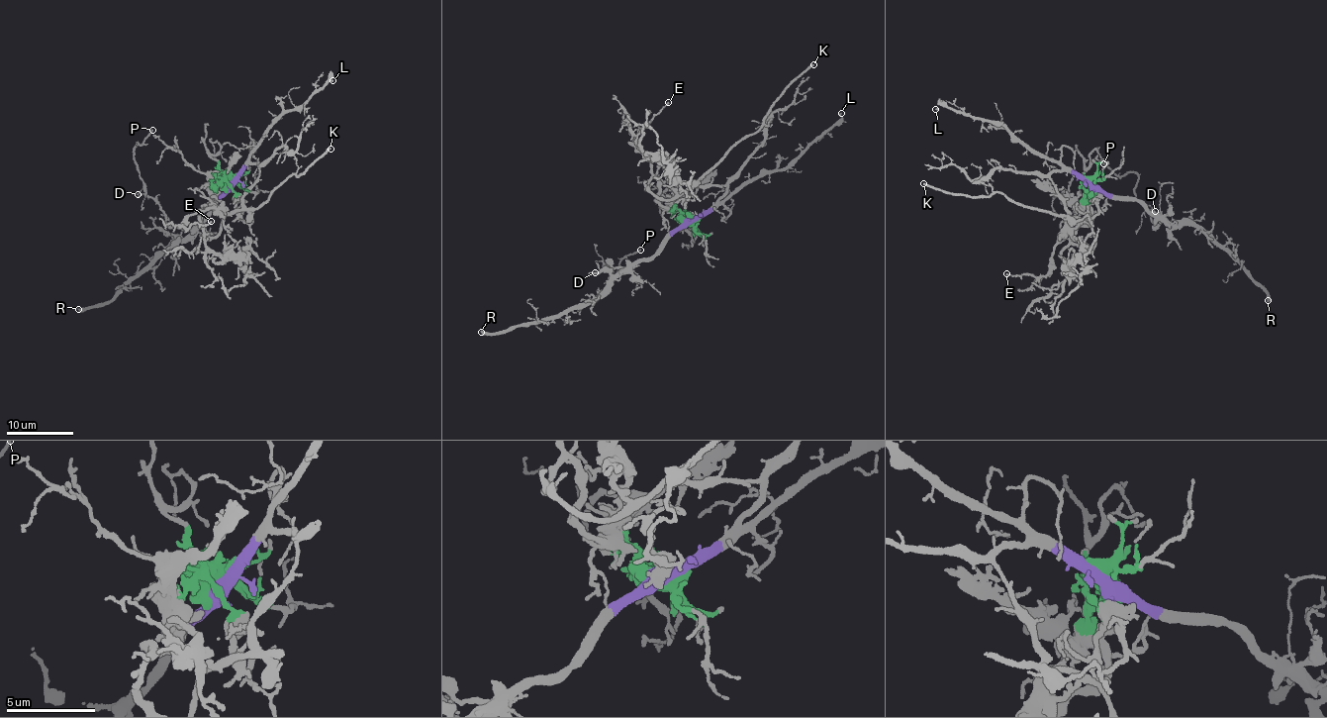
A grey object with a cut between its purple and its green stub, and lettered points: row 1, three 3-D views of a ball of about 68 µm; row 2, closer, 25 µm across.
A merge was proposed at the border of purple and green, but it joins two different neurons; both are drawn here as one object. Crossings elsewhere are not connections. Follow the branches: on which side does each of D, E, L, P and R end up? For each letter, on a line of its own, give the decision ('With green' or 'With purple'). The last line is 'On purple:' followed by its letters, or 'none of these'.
D: With purple
E: With green
L: With purple
P: With purple
R: With purple
On purple: D, L, P, R

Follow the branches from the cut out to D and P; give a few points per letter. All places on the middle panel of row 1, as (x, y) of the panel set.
D: (690, 221), (679, 228), (655, 254), (618, 268), (609, 261), (611, 264), (606, 269), (603, 265), (594, 272)
P: (690, 221), (655, 254), (618, 268), (609, 261), (606, 269), (607, 262), (612, 276), (622, 258), (639, 250)

